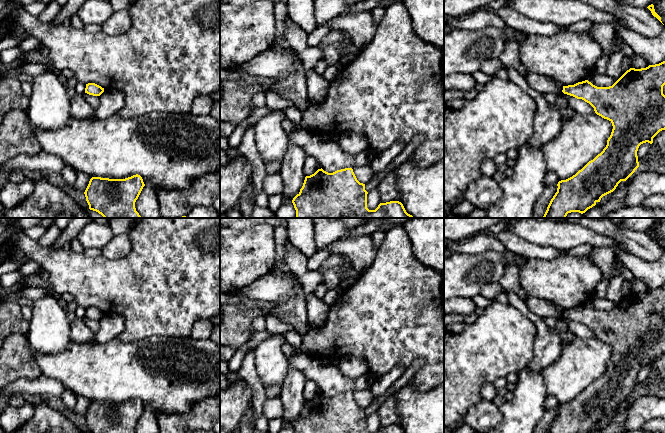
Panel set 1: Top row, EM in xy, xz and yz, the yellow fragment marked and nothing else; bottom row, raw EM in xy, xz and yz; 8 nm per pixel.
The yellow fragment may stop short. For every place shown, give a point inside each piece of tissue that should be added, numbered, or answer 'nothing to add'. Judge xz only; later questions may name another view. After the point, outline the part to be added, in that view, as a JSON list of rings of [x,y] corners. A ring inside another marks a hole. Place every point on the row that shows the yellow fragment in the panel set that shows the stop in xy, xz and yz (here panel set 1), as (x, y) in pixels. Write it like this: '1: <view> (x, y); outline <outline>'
nothing to add

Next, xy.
nothing to add

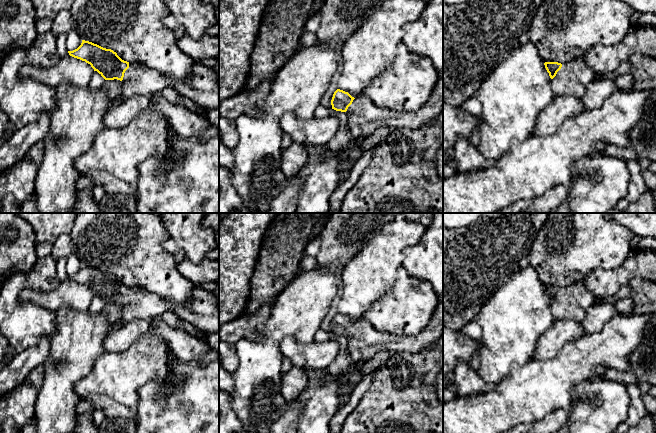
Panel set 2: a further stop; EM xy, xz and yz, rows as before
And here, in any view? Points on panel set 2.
1: xy (203, 88); outline [[[129,62],[129,68],[122,80],[122,97],[150,97],[167,86],[173,86],[182,96],[191,99],[207,111],[218,108],[219,81],[213,67],[194,64],[191,72],[190,80],[177,82],[139,62]]]

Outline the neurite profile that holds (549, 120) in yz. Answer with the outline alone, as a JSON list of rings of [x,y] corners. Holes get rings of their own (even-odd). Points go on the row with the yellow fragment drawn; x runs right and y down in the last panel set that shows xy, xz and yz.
[[[556,96],[538,115],[533,136],[554,134],[564,121],[586,110],[581,98]]]

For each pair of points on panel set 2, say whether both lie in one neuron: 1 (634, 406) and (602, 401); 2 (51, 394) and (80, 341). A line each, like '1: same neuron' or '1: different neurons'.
1: different neurons
2: same neuron

